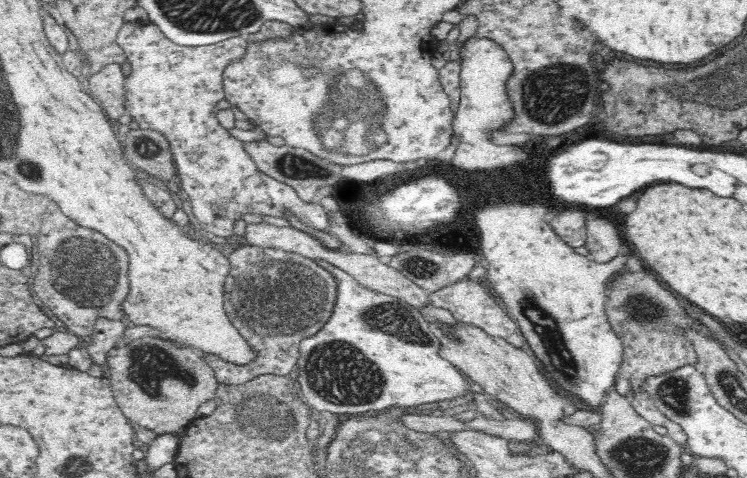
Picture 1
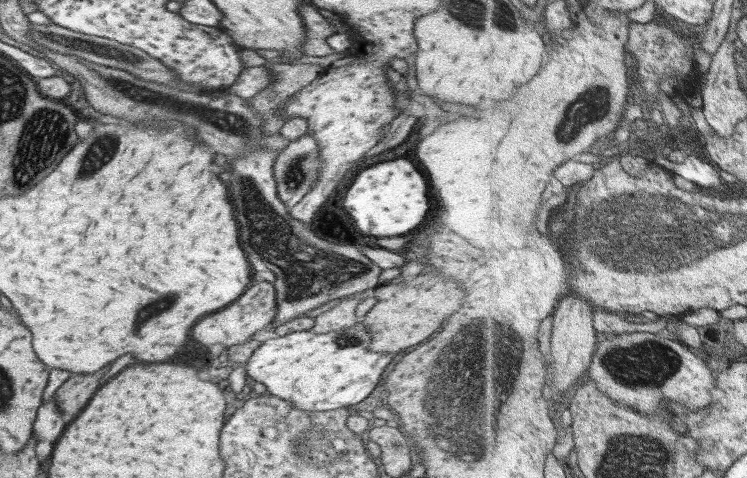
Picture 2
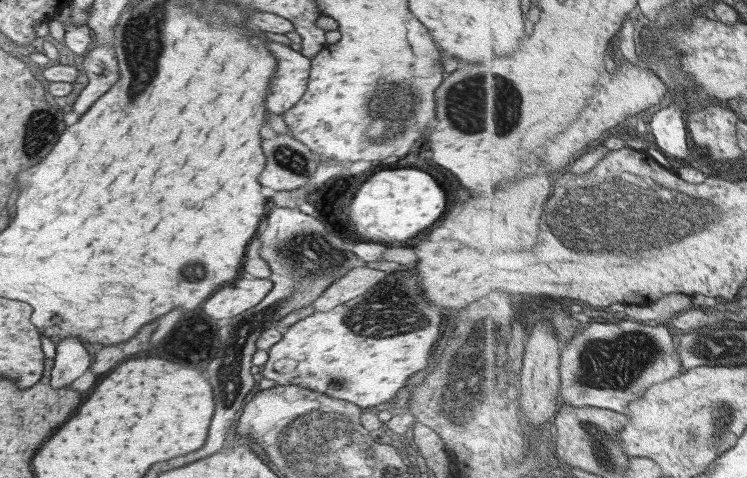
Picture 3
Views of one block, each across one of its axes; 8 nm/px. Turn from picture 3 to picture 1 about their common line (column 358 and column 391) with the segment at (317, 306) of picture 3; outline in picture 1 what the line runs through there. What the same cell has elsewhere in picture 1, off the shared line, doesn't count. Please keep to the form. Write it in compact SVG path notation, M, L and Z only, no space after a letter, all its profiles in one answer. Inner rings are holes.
M262 221L260 223L249 223L246 225L245 234L243 235L244 244L262 246L262 248L275 248L282 249L292 254L298 254L307 259L320 259L326 261L336 268L347 272L352 278L355 278L362 286L370 289L371 291L380 292L382 294L392 296L395 299L402 299L408 304L412 305L415 309L426 304L431 304L429 292L418 284L406 278L404 274L392 268L387 264L386 260L377 257L370 252L358 253L350 251L330 250L324 246L317 238L296 230L294 227L278 227Z

